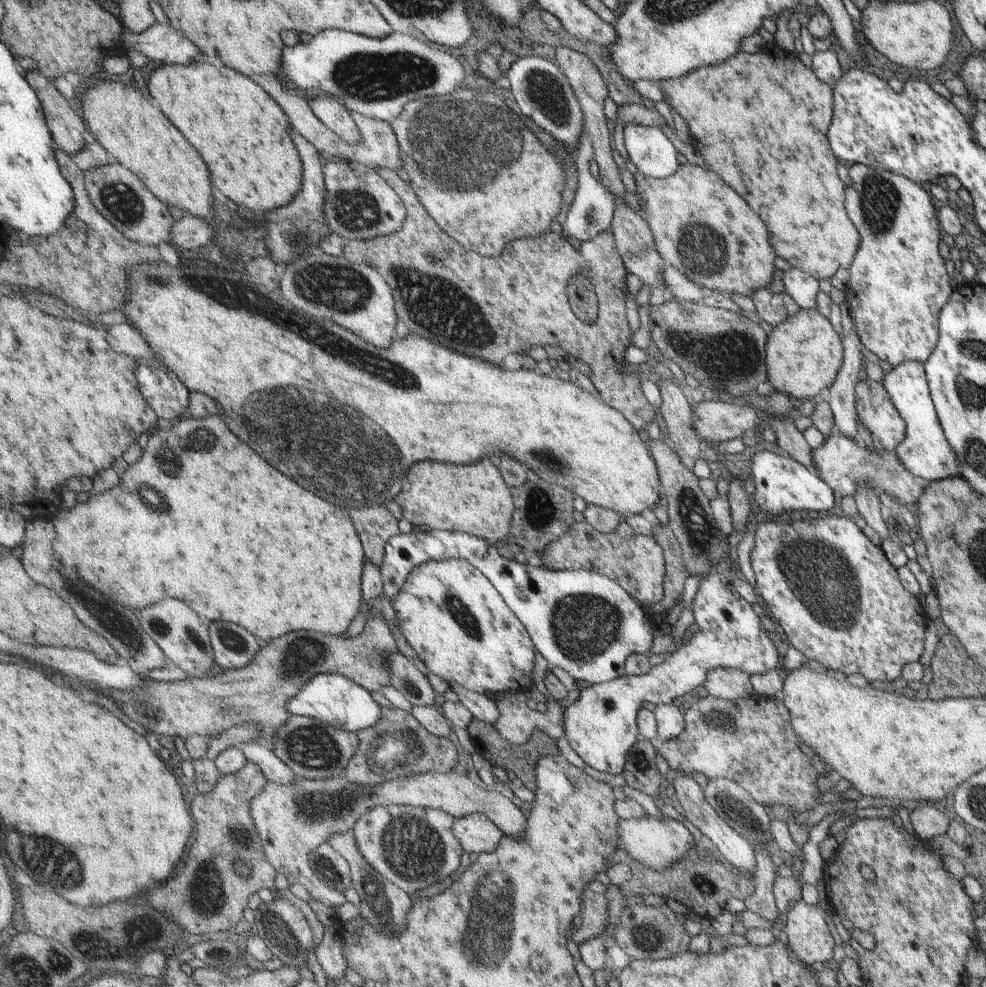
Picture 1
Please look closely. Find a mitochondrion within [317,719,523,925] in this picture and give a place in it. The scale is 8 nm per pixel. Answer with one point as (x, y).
(408, 843)

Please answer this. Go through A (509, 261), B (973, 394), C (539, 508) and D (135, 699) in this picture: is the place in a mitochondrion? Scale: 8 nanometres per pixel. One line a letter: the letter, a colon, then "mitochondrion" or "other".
A: other
B: mitochondrion
C: mitochondrion
D: other

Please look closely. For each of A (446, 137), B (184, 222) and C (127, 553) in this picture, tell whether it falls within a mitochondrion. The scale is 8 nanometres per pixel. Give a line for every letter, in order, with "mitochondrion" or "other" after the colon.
A: mitochondrion
B: other
C: other

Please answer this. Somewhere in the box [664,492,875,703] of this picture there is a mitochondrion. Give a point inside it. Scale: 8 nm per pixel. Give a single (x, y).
(823, 582)

